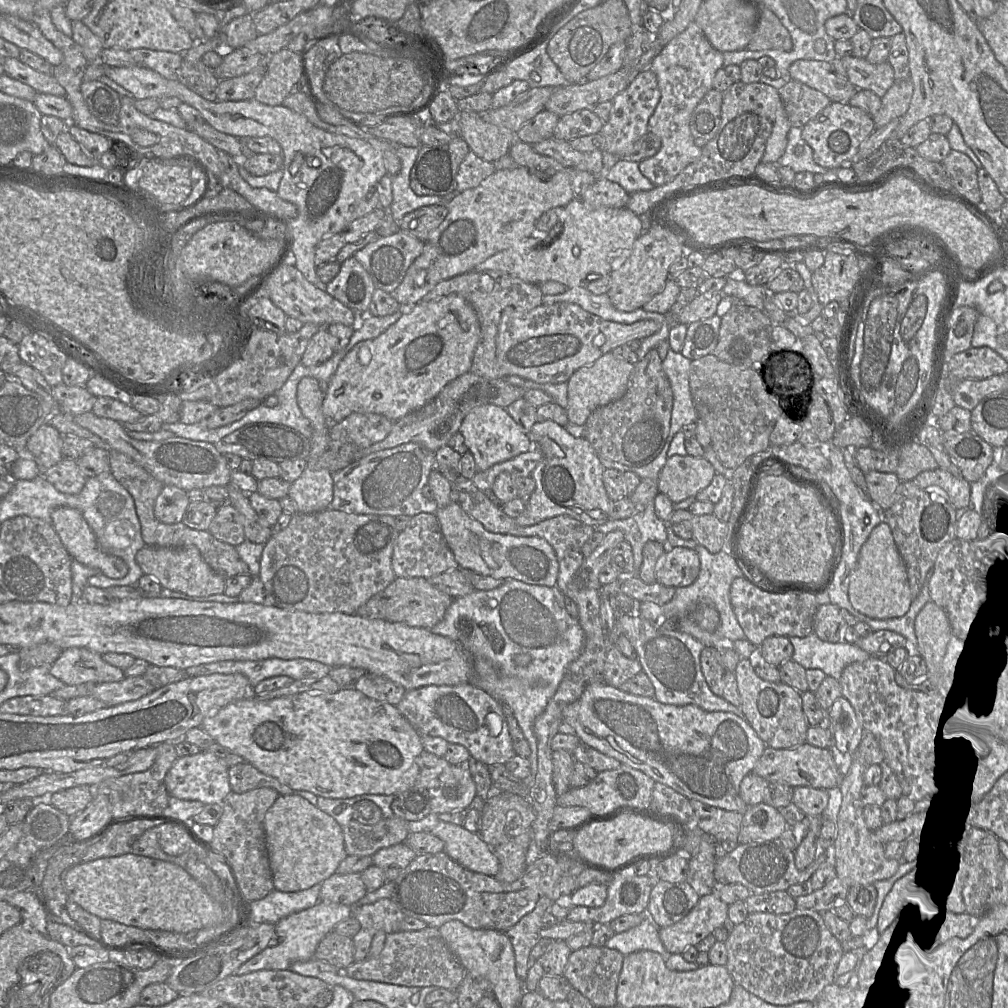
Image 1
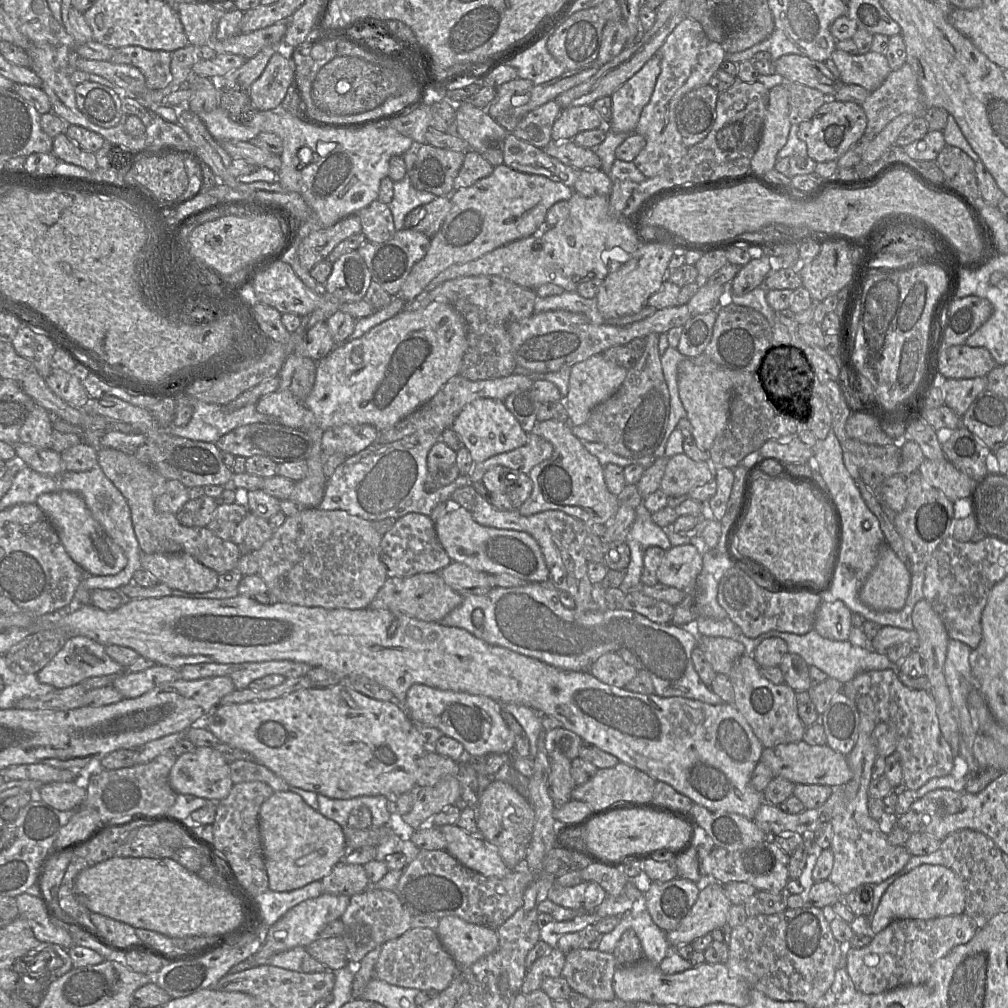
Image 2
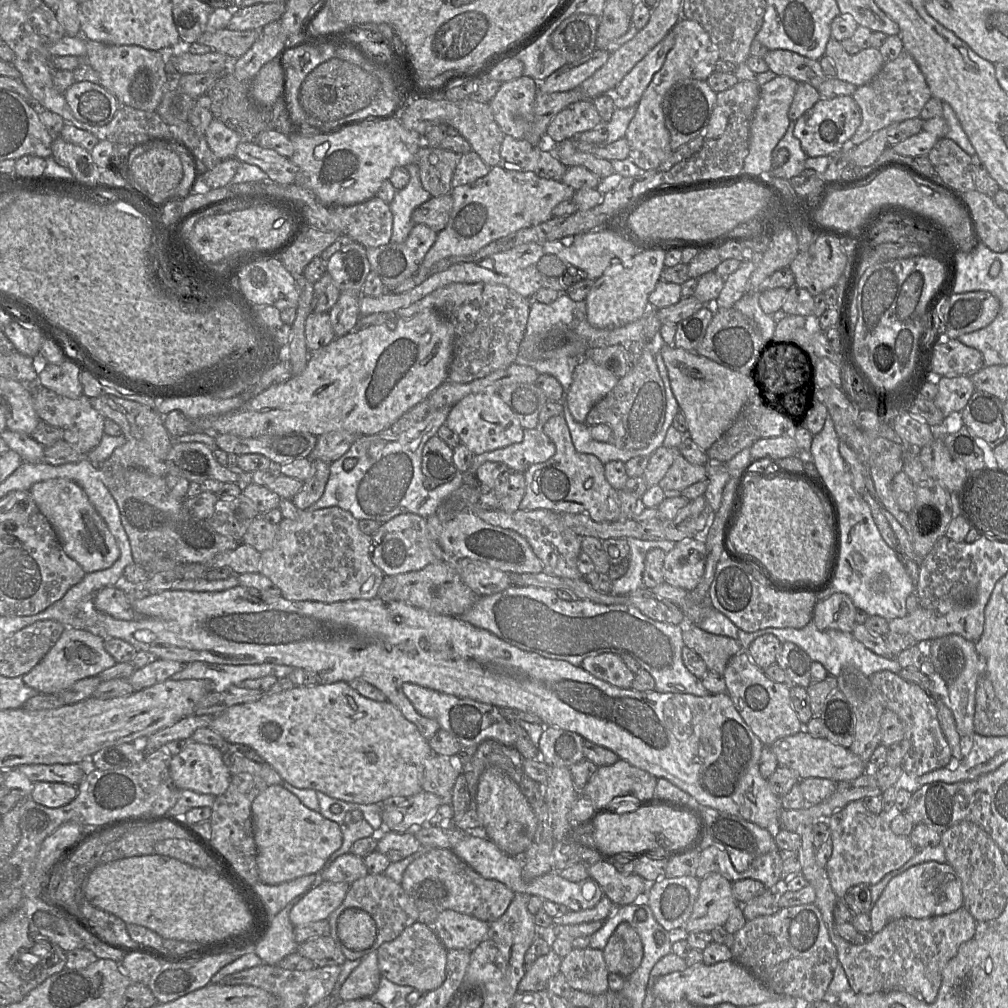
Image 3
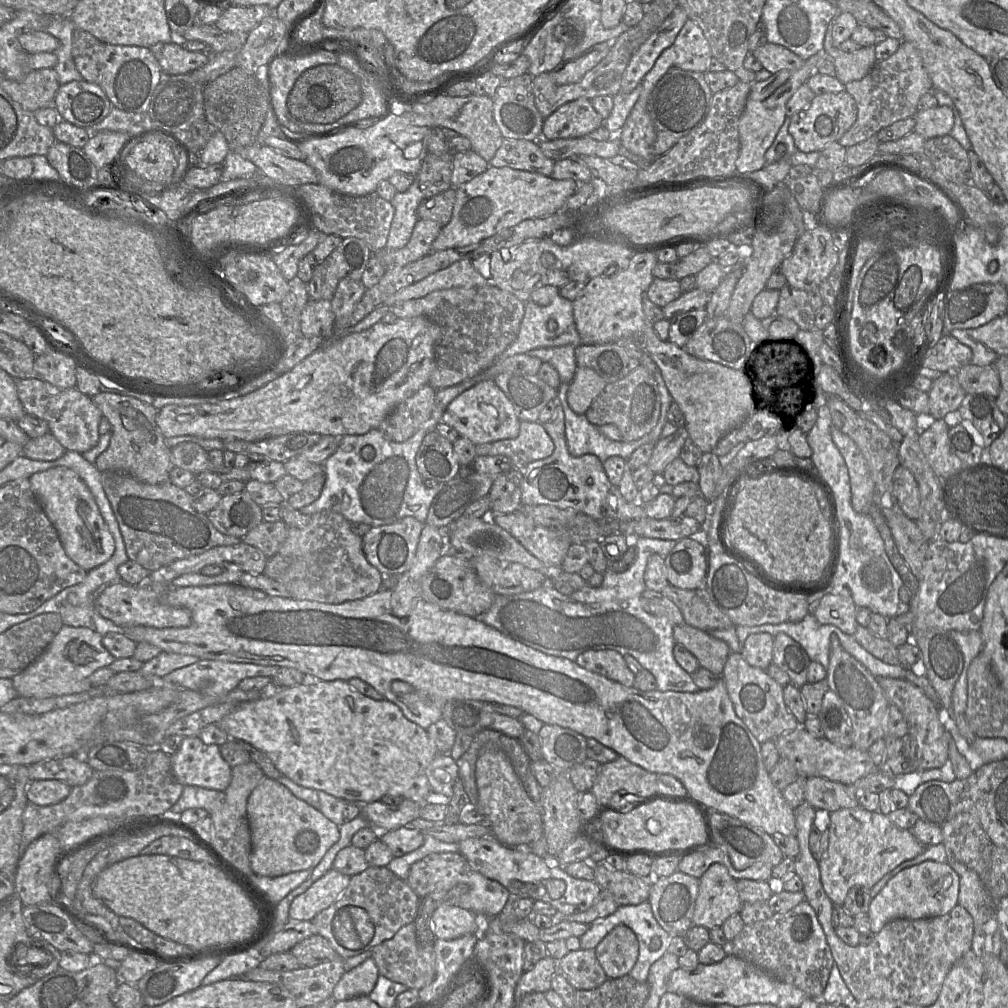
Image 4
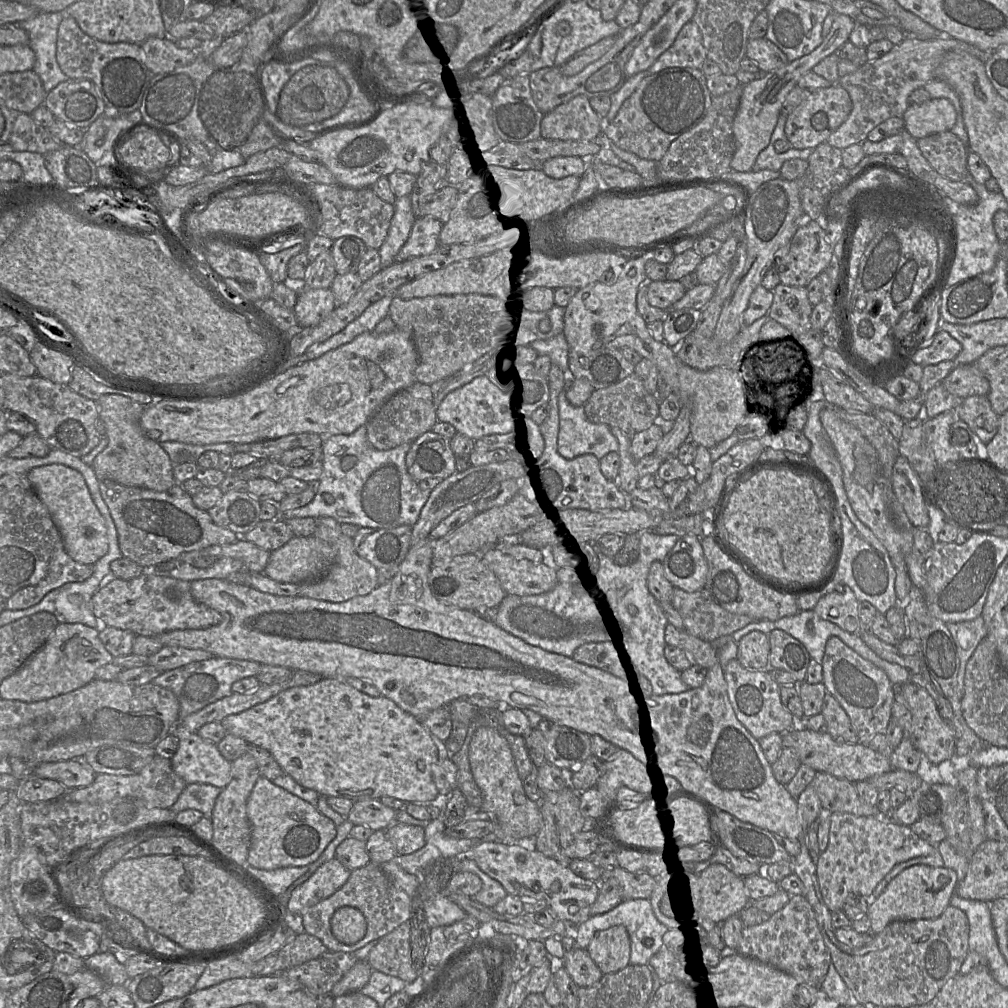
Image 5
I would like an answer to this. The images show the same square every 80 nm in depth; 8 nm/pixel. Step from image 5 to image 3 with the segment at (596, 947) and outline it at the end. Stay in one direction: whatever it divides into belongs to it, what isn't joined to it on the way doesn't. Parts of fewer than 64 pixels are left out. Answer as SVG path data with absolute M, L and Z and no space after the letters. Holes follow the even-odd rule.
M620 923L602 950L609 973L626 978L634 972L643 959L643 945L634 928Z

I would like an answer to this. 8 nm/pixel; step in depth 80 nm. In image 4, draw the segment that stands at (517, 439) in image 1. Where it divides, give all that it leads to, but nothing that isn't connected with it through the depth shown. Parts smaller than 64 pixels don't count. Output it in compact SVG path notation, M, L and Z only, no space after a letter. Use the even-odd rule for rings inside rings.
M493 380L481 381L459 394L447 406L441 422L454 428L459 436L469 439L474 445L516 438L520 429L512 404Z

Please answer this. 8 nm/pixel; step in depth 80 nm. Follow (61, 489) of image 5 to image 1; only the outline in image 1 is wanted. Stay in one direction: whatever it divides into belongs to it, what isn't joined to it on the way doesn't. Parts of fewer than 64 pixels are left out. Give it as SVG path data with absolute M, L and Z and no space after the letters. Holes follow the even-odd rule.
M66 507L54 509L51 524L72 560L98 569L109 578L119 579L127 575L128 566L124 560L102 551L93 531L78 510Z

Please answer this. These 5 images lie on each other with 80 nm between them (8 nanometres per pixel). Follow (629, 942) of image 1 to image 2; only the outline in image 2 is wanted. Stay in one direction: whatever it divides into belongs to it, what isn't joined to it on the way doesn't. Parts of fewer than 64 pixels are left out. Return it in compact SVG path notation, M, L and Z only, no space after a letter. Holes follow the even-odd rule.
M641 904L632 911L620 916L618 925L602 936L598 950L612 953L622 934L632 929L641 942L644 958L659 965L671 952L666 932L660 929L652 920L650 914Z

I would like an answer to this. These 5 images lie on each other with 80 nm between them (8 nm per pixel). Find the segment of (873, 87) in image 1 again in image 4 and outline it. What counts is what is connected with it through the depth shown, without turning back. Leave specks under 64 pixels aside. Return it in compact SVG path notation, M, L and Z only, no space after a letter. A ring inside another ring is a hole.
M833 21L828 25L825 33L823 50L835 66L836 78L843 84L864 78L876 64L875 49L862 47L860 50L847 53L833 45Z

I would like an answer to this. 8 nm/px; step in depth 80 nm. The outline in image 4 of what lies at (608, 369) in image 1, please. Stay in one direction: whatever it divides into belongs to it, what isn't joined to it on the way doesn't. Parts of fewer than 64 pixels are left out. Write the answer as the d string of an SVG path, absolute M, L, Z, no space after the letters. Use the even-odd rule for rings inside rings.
M577 366L567 391L569 407L577 414L585 414L606 385L606 381L593 369Z

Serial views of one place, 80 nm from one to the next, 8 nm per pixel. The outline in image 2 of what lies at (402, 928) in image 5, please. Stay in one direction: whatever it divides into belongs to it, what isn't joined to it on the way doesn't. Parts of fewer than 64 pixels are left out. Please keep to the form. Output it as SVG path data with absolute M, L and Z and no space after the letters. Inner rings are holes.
M410 928L401 936L385 942L374 967L374 978L420 991L434 989L441 992L458 973L459 966L441 944L436 931L430 928Z

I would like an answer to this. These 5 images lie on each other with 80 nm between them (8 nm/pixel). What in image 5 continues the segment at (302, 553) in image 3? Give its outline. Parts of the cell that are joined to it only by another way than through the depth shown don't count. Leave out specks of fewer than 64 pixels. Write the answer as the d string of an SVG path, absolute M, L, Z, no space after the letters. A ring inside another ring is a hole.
M332 517L316 520L313 536L327 542L335 553L335 561L328 572L315 581L298 584L298 595L317 600L340 603L356 596L365 596L378 587L378 570L367 560L361 558L354 549L353 538L341 531L341 524Z

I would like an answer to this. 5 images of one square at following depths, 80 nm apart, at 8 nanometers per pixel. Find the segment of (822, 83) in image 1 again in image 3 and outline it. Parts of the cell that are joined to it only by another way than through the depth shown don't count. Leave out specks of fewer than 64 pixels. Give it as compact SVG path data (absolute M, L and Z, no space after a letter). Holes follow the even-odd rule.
M769 50L763 57L769 70L777 76L786 76L797 83L806 83L818 89L827 79L818 60L811 60L789 50Z

